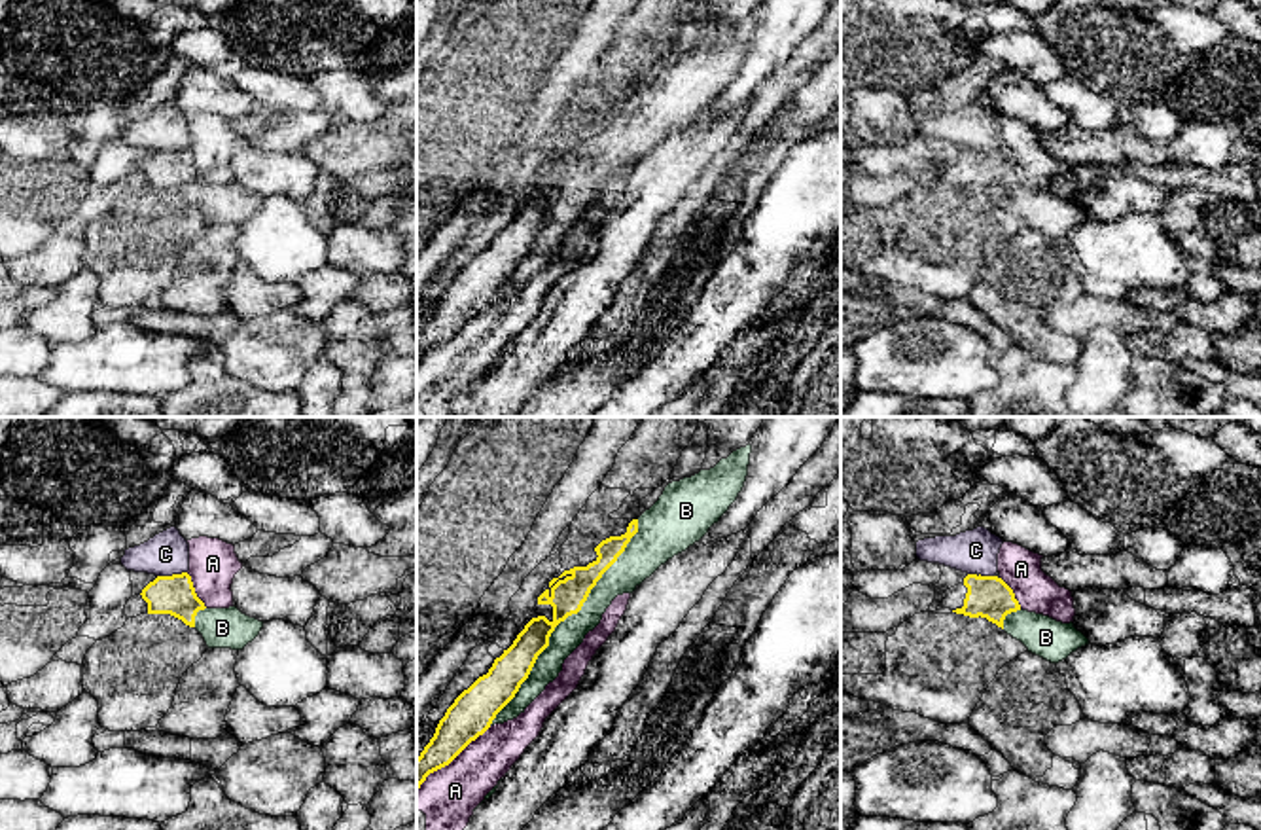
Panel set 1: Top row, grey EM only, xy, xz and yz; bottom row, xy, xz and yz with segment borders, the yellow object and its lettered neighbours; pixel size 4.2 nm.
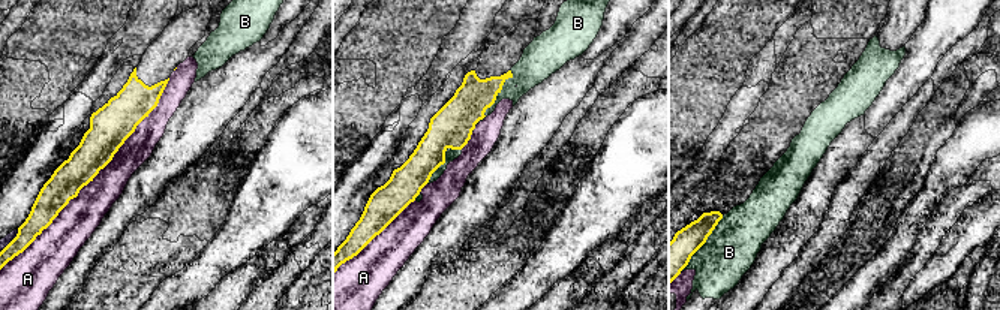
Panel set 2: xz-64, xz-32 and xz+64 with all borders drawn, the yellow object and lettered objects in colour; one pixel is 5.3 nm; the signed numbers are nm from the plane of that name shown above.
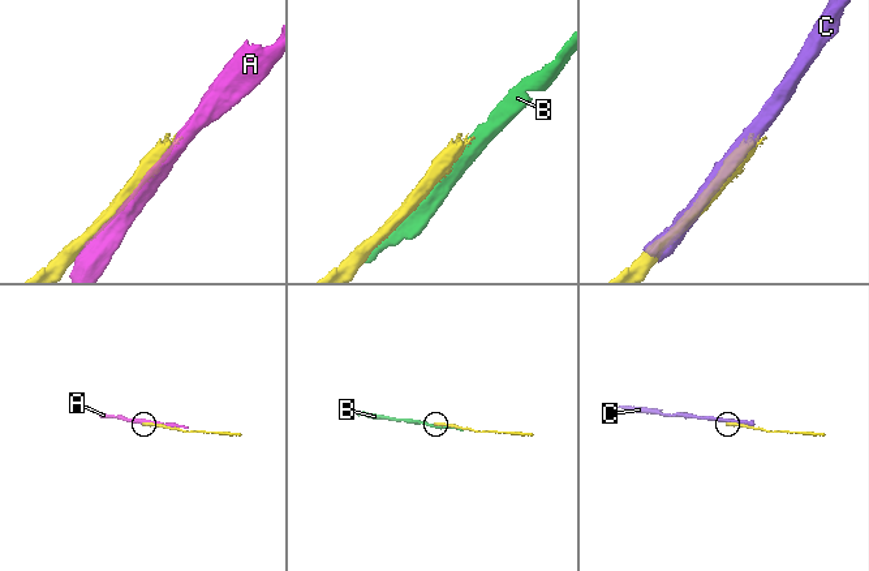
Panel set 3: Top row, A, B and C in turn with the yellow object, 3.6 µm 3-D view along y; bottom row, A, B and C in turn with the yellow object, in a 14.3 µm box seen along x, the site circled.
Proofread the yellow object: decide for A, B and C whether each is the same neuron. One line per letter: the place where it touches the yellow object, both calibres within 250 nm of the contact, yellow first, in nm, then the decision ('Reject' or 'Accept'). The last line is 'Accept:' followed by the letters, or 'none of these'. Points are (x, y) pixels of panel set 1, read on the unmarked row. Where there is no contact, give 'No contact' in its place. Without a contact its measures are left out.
A: Touches yellow at xz (451, 336). Thickness 190 nm (yellow) against 240 nm. Reject
B: Touches yellow at xz (563, 196). Thickness 140 nm (yellow) against 120 nm. Reject
C: Touches yellow at xy (173, 150). Thickness 170 nm (yellow) against 180 nm. Reject
Accept: none of these

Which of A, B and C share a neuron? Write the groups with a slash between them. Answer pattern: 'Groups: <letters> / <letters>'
Groups: A / B / C

